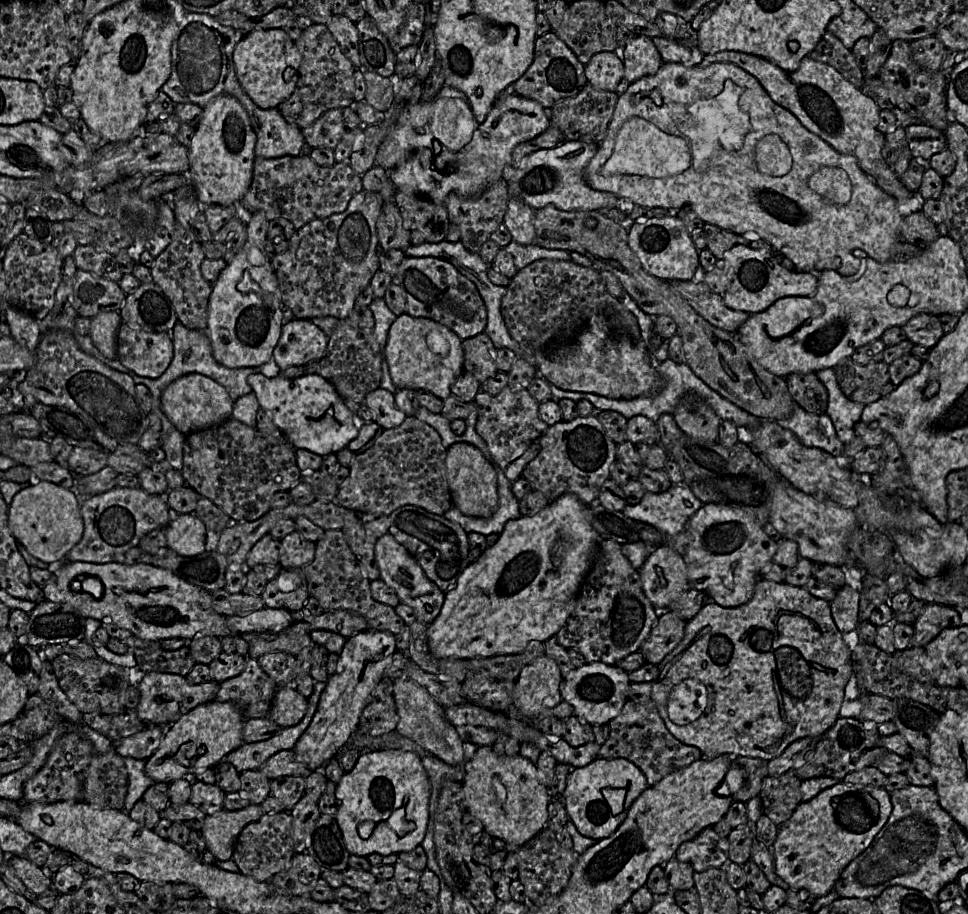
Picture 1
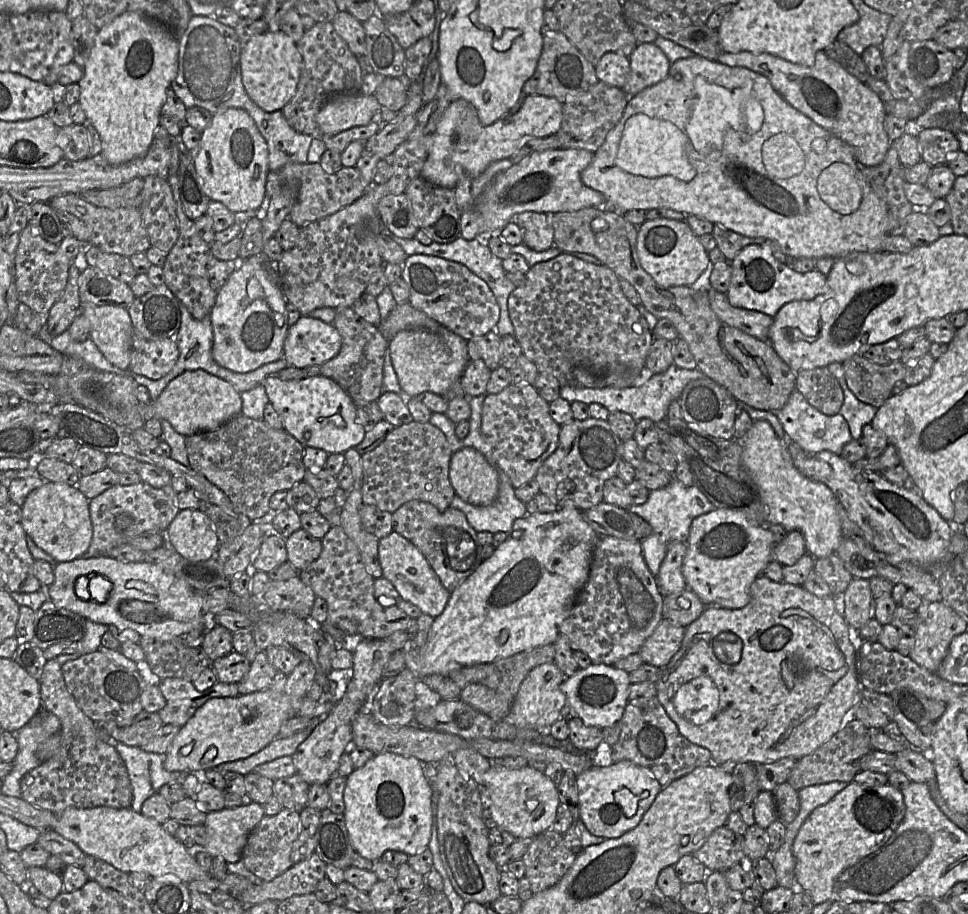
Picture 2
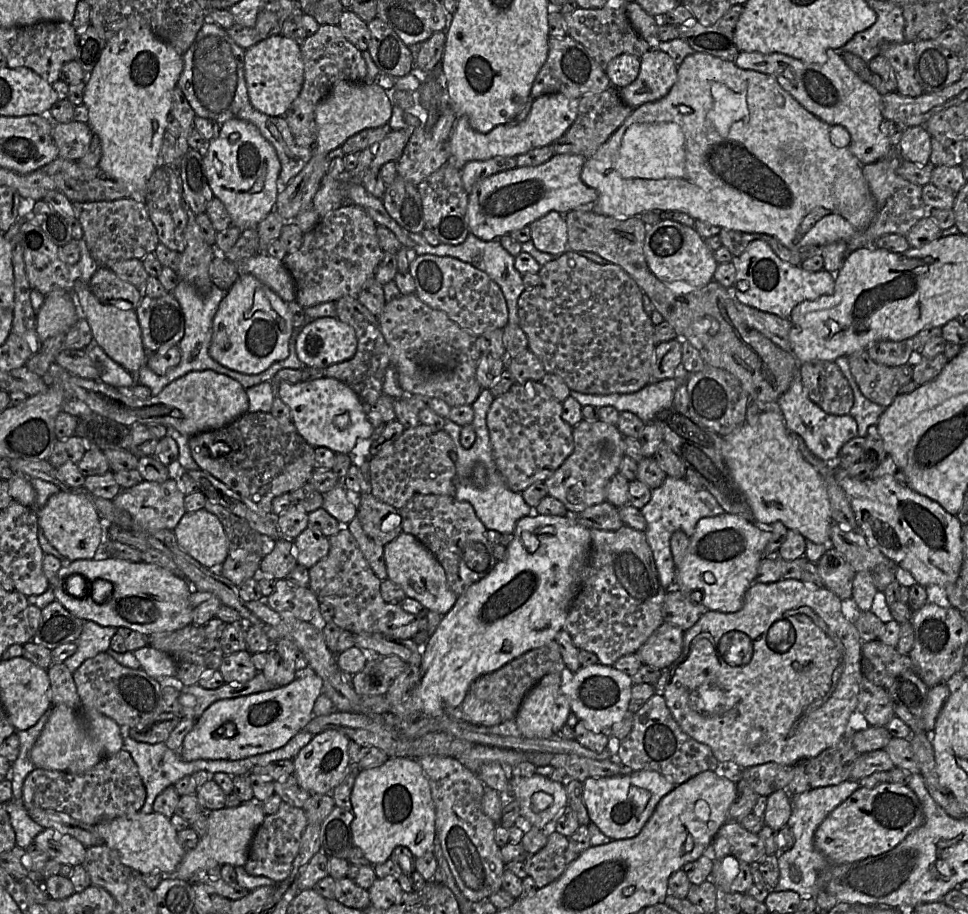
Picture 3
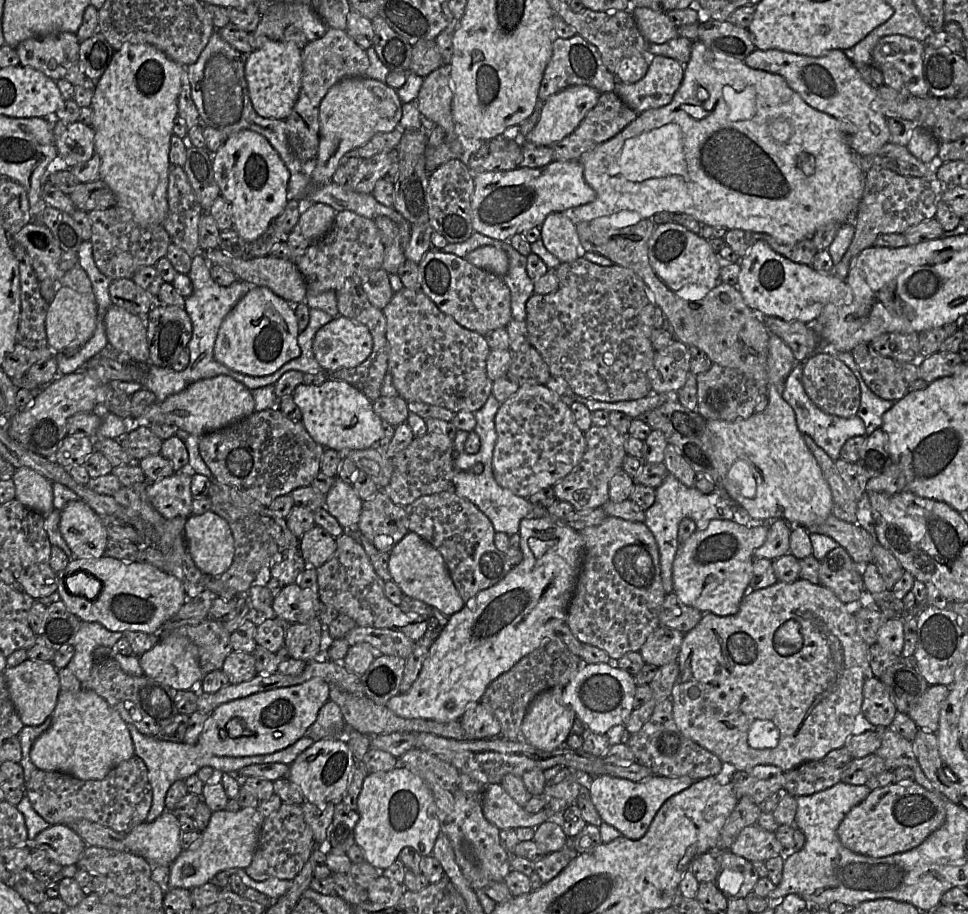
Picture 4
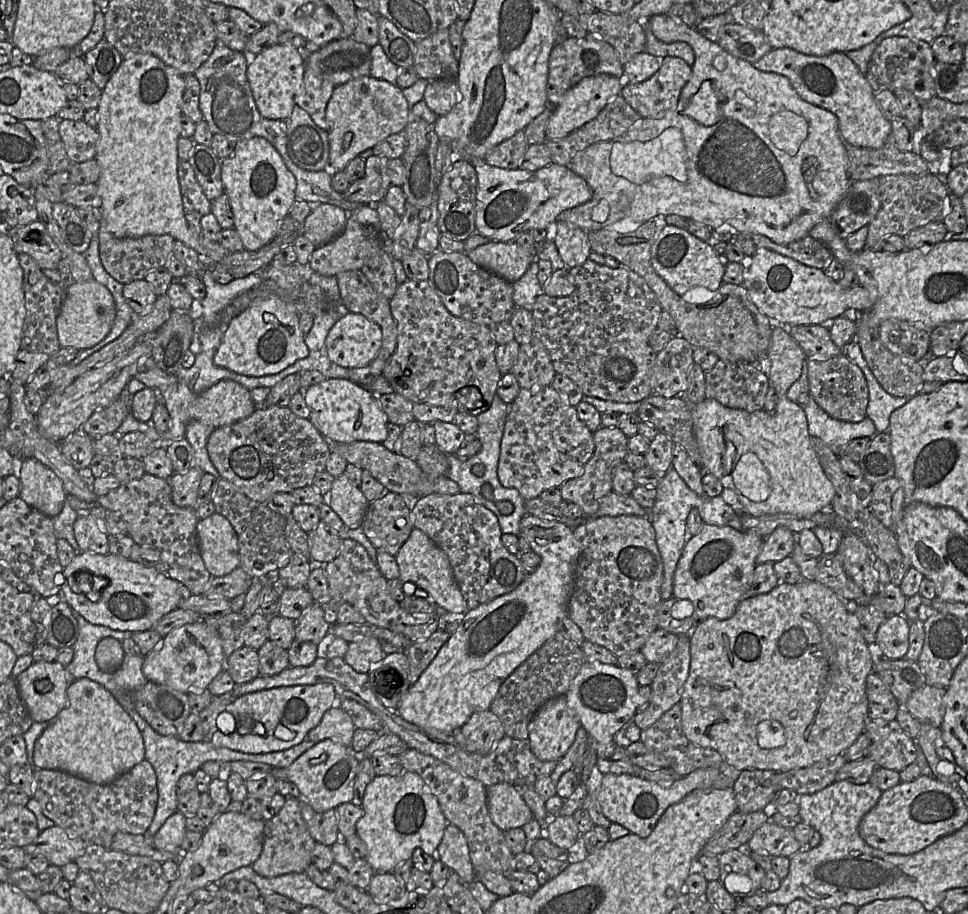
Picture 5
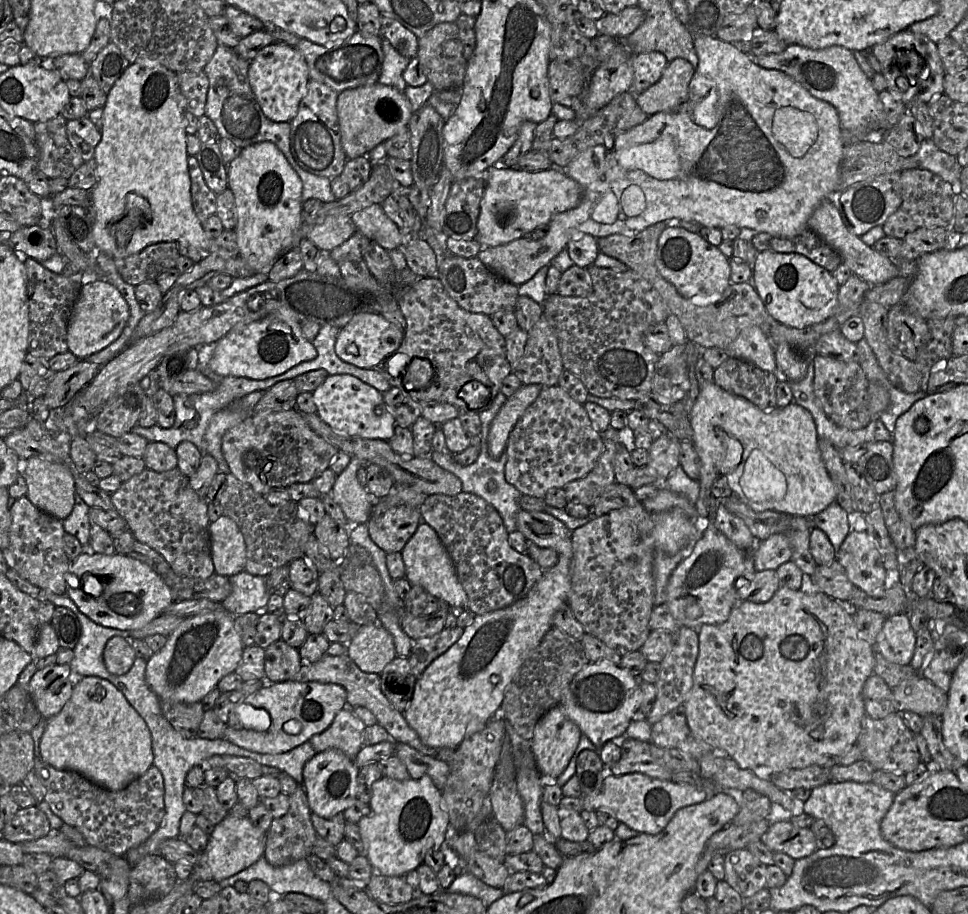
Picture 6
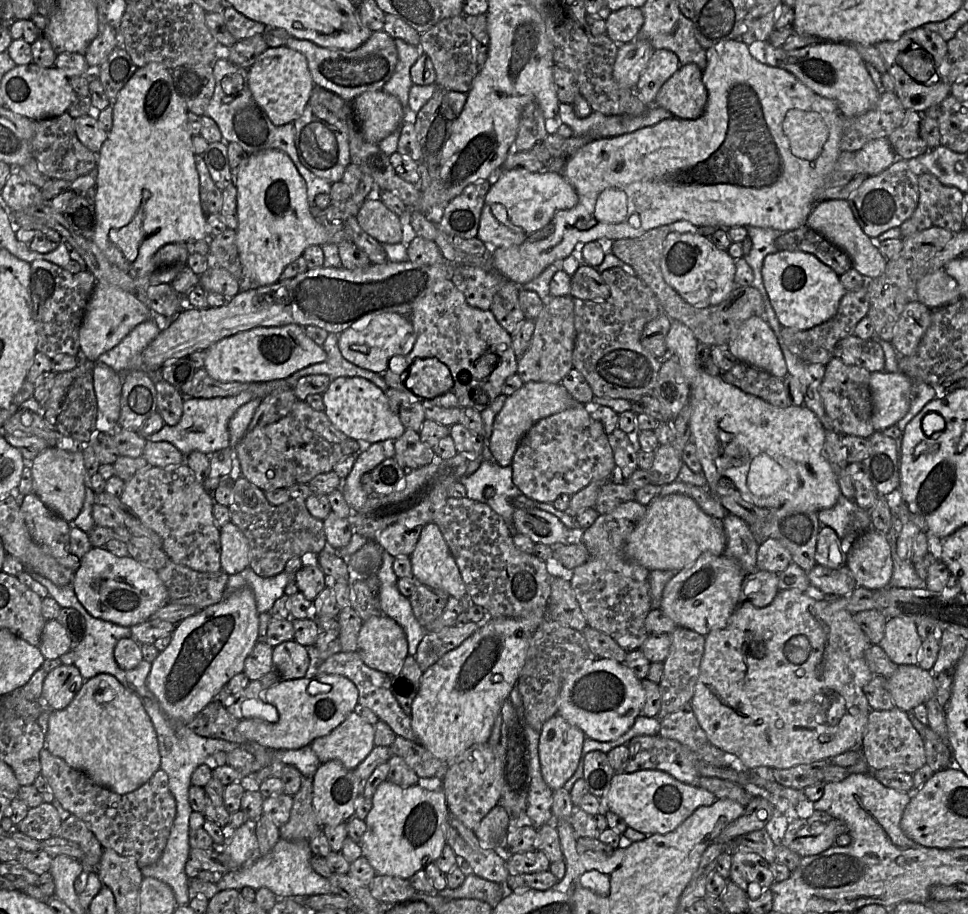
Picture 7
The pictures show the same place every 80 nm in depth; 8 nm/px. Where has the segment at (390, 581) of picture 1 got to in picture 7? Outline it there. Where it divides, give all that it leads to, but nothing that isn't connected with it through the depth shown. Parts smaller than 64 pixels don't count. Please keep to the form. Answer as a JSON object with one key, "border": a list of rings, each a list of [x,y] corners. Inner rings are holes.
{"border":[[[435,523],[422,528],[410,555],[413,577],[431,589],[445,591],[450,597],[467,597],[465,583],[449,547]]]}

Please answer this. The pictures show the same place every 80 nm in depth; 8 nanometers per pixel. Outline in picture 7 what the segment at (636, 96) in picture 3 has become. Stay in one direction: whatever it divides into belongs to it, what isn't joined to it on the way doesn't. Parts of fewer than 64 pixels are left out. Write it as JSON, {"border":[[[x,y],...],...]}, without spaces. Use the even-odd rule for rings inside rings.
{"border":[[[695,64],[681,66],[660,88],[655,106],[666,109],[676,118],[699,118],[708,100],[702,73]]]}

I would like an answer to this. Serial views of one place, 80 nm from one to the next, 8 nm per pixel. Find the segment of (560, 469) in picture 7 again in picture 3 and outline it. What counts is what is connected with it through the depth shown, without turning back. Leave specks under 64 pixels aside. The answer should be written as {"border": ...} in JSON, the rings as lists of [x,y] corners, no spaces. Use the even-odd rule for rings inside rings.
{"border":[[[541,382],[514,384],[505,394],[494,398],[486,417],[492,456],[511,491],[521,493],[533,483],[544,482],[573,452],[573,427],[563,420],[562,413],[562,403],[555,399]]]}

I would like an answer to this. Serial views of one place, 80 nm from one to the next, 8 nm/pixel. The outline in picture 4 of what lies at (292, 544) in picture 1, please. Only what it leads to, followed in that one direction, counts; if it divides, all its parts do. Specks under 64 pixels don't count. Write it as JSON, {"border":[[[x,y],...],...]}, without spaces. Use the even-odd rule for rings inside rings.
{"border":[[[315,525],[299,538],[298,550],[308,566],[318,568],[333,556],[336,547],[336,538]]]}

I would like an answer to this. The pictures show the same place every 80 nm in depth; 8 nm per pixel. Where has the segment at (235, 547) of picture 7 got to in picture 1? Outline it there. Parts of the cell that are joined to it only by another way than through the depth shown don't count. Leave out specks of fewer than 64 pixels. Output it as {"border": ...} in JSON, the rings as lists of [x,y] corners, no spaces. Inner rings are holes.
{"border":[[[193,513],[174,515],[164,530],[167,546],[182,556],[216,550],[218,535],[209,538],[205,524]]]}

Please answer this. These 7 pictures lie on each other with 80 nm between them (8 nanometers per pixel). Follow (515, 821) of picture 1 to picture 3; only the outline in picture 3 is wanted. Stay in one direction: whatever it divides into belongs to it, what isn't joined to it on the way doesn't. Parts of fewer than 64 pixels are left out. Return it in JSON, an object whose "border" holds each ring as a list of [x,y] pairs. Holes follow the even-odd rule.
{"border":[[[538,773],[531,777],[512,776],[510,787],[519,805],[519,815],[536,828],[553,825],[568,805],[565,785]]]}

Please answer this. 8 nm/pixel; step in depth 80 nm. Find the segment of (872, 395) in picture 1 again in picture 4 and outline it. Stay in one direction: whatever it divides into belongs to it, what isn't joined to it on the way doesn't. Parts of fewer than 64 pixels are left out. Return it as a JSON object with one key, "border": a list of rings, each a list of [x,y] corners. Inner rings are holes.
{"border":[[[861,343],[851,353],[867,387],[884,400],[900,400],[908,393],[909,385],[919,379],[917,365],[881,356],[873,349],[871,343]]]}

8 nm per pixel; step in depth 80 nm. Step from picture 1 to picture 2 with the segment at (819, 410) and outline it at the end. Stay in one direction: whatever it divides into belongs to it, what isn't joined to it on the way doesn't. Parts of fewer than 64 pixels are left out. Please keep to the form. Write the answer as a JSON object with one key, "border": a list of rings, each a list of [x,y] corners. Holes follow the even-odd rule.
{"border":[[[827,367],[797,372],[795,389],[821,413],[839,414],[844,401],[843,390]]]}

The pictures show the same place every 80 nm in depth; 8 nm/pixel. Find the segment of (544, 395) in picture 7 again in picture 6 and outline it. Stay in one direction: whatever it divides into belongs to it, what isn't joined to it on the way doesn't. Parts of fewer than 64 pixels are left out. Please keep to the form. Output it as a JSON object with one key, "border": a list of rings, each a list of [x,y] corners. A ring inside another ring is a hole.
{"border":[[[537,384],[522,385],[506,403],[492,421],[488,436],[489,454],[498,459],[504,453],[509,435],[526,409],[537,399],[543,386]]]}

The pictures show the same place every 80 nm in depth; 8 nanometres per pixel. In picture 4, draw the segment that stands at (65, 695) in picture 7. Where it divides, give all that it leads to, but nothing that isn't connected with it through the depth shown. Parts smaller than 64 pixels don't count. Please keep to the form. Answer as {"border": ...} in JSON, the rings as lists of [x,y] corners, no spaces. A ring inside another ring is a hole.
{"border":[[[27,658],[15,667],[3,671],[11,701],[24,726],[37,726],[50,717],[61,691],[58,669],[52,662],[33,661]]]}

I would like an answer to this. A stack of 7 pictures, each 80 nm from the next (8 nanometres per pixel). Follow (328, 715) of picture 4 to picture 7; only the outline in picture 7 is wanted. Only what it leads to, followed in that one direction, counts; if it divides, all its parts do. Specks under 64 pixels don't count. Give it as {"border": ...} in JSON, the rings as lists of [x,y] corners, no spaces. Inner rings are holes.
{"border":[[[356,709],[331,733],[316,738],[311,742],[310,746],[321,763],[337,761],[345,768],[354,770],[375,747],[374,734],[374,725],[368,723],[368,721],[360,716],[358,709]]]}

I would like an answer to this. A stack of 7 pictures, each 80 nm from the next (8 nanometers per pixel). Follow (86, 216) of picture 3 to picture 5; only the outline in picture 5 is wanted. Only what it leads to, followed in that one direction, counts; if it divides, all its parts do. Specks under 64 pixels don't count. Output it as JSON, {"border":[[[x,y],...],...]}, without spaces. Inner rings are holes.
{"border":[[[102,224],[97,238],[99,241],[99,256],[104,269],[122,284],[143,280],[151,270],[164,268],[167,258],[172,255],[175,242],[175,239],[168,234],[117,238],[106,231]]]}

